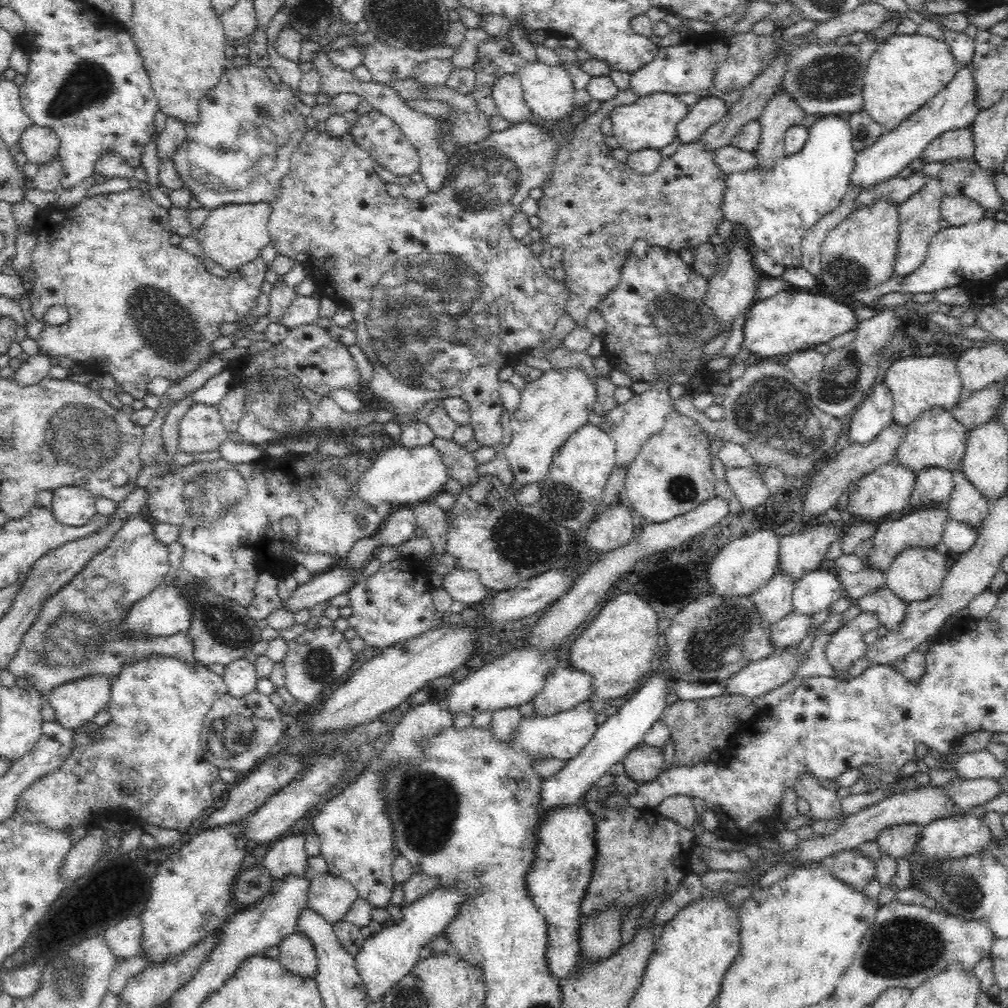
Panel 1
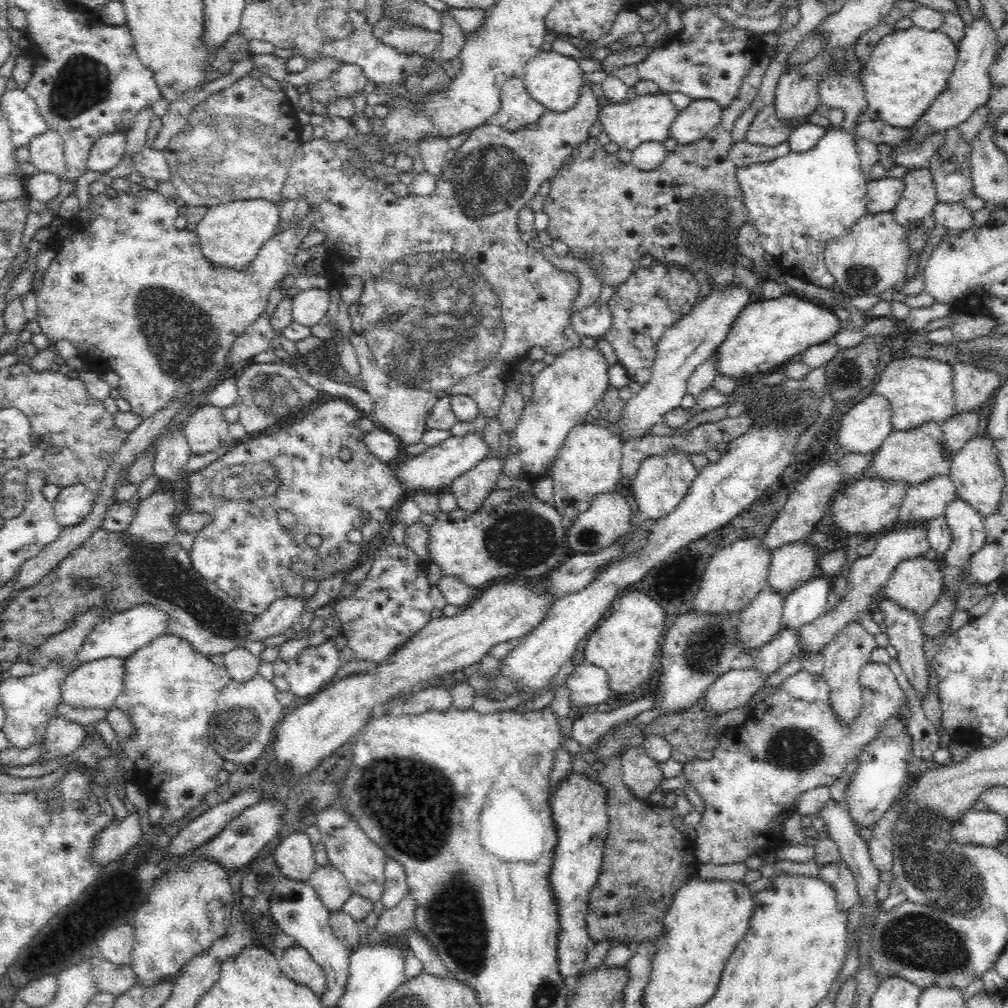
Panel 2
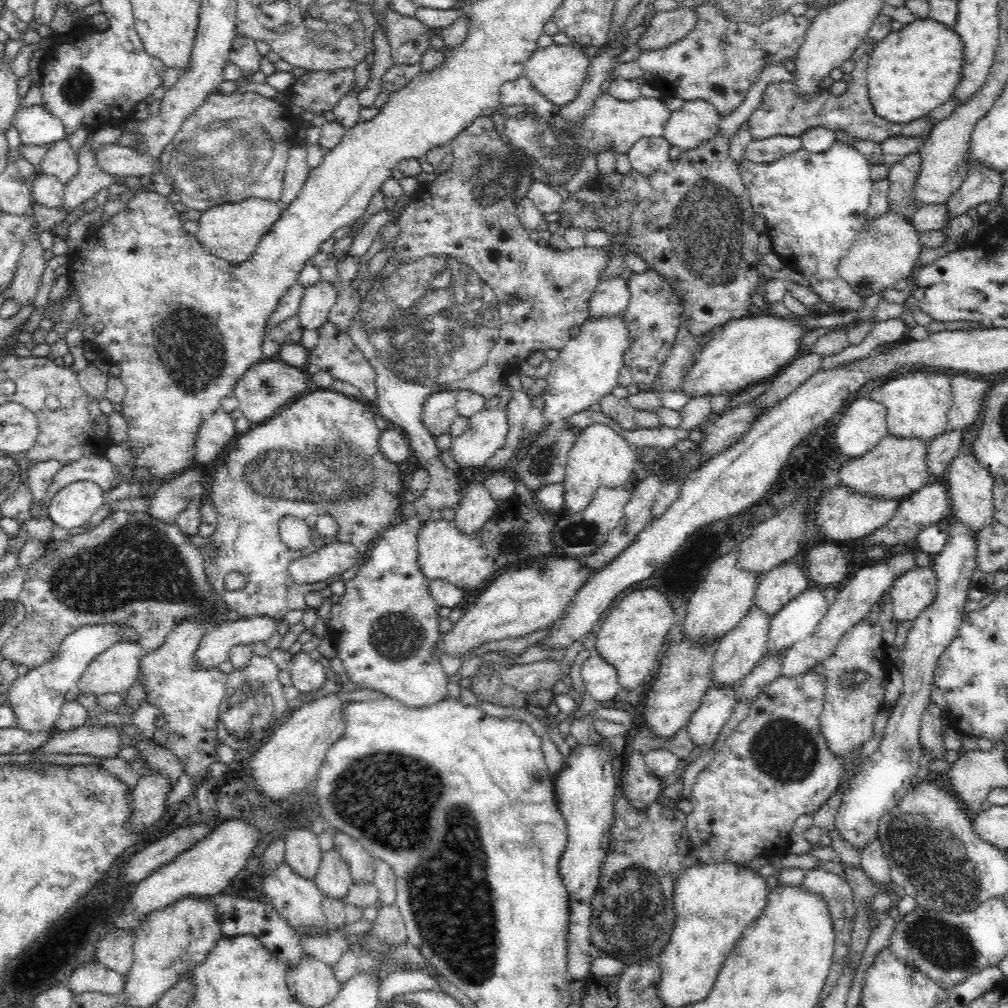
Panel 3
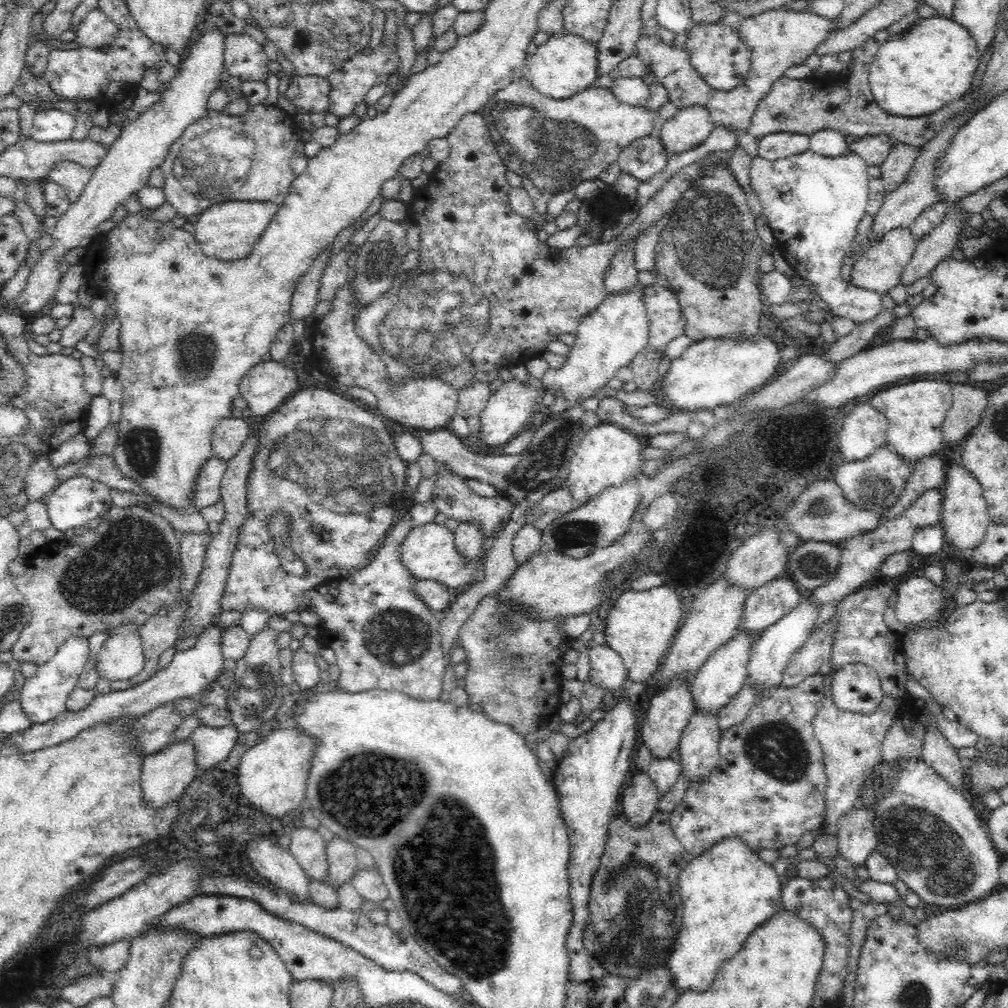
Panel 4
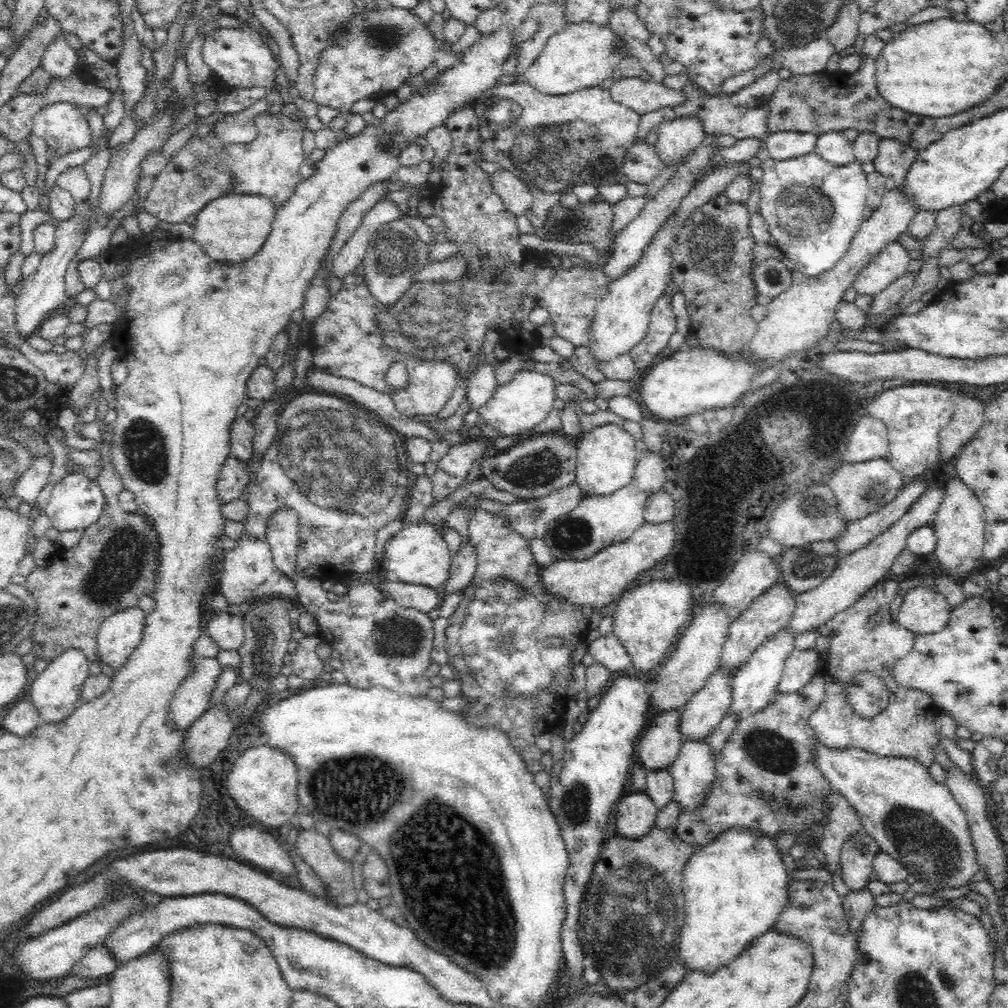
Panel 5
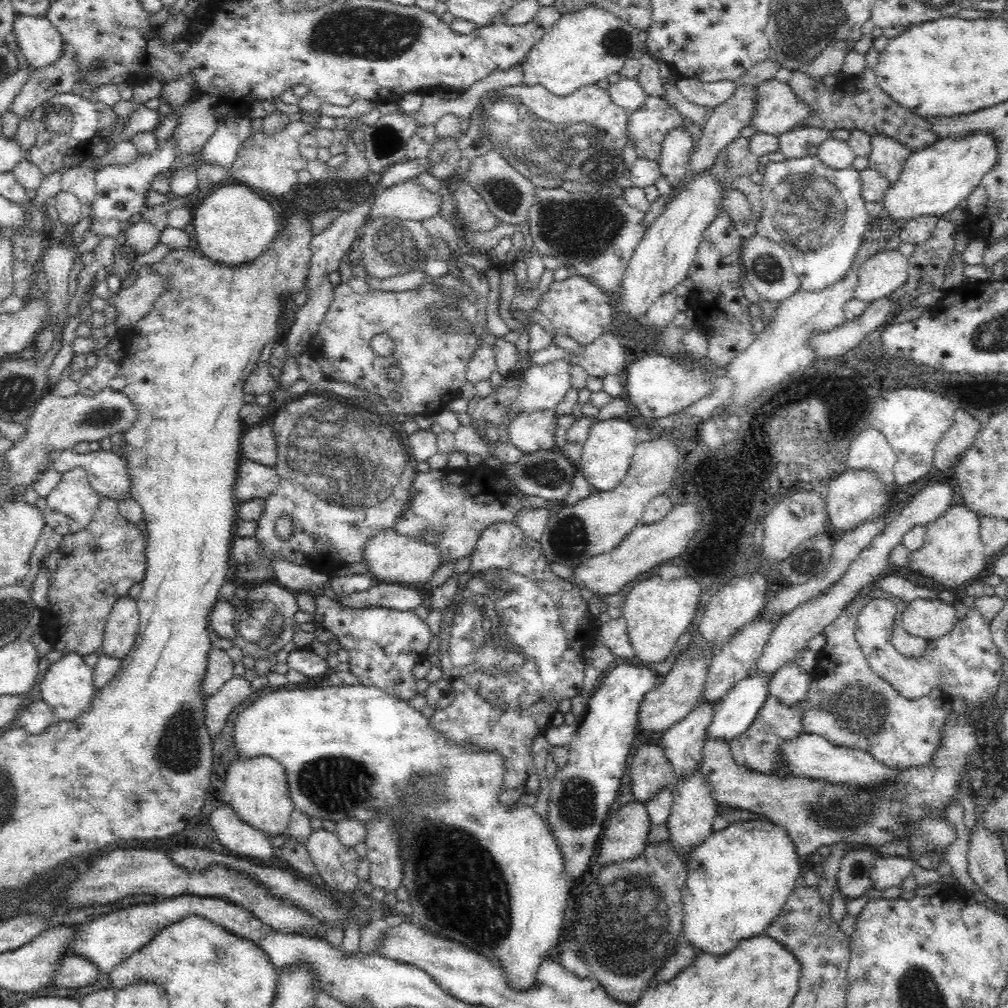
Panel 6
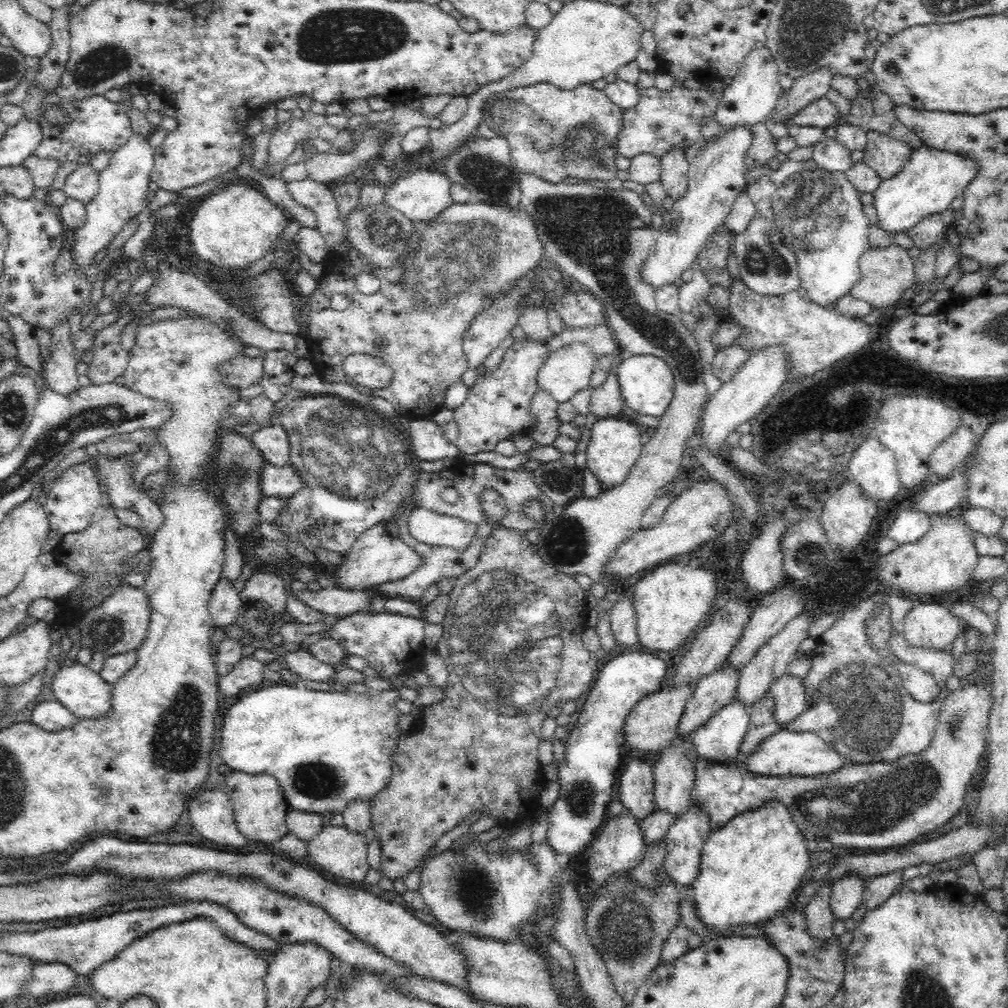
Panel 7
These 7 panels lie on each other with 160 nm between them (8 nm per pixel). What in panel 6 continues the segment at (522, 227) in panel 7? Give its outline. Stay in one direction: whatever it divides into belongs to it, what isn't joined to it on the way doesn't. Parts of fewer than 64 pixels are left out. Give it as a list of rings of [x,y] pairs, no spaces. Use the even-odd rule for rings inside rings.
[[[360,262],[352,267],[350,282],[346,286],[336,285],[334,302],[330,305],[330,310],[327,310],[326,318],[323,318],[323,322],[320,323],[318,332],[312,336],[307,355],[331,380],[347,382],[362,390],[366,389],[375,396],[379,396],[396,414],[418,414],[418,418],[434,419],[451,400],[458,398],[460,388],[467,382],[468,362],[471,362],[477,350],[475,334],[463,335],[455,331],[454,327],[447,330],[435,322],[431,312],[435,306],[453,305],[453,301],[436,292],[432,284],[424,284],[407,292],[382,292],[372,290],[372,287],[368,286],[366,275],[366,269]],[[383,333],[392,338],[394,346],[394,351],[388,357],[378,356],[372,349],[373,337]],[[394,364],[402,367],[401,383],[394,384],[386,377],[388,366]]]

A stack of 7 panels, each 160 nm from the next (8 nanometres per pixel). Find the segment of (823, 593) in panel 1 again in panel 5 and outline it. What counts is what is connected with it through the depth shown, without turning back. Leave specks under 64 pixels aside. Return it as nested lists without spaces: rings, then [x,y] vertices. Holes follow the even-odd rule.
[[[786,626],[776,634],[772,634],[768,641],[762,642],[758,649],[734,672],[731,680],[731,705],[729,714],[733,714],[736,718],[746,718],[751,714],[760,712],[764,706],[774,698],[777,693],[777,686],[780,682],[786,659],[791,655],[795,646],[796,634],[793,634],[789,627]]]

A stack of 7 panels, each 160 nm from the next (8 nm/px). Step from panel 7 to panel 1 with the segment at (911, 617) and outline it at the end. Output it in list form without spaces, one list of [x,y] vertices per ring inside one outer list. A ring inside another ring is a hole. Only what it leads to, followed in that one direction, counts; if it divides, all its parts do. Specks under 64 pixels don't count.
[[[908,546],[902,549],[902,552],[894,558],[892,564],[883,573],[884,584],[899,599],[908,602],[926,600],[935,594],[943,584],[946,573],[948,572],[948,562],[944,552],[933,548],[917,548],[917,546]]]

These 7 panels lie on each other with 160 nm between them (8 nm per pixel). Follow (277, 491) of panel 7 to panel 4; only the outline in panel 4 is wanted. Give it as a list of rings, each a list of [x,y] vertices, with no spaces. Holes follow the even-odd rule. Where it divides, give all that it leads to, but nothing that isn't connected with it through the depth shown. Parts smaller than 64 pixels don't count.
[[[212,457],[204,462],[204,466],[200,468],[200,473],[197,474],[196,482],[194,482],[190,508],[195,508],[196,511],[202,510],[219,501],[219,487],[224,470],[226,470],[226,461],[222,461],[222,459]]]

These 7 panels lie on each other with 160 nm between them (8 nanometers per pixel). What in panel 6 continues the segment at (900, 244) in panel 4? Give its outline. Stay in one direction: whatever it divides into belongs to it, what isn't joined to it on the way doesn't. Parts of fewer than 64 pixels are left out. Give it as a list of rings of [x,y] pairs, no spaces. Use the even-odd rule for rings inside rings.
[[[898,249],[882,250],[862,262],[854,298],[868,304],[890,297],[908,277],[907,258]]]

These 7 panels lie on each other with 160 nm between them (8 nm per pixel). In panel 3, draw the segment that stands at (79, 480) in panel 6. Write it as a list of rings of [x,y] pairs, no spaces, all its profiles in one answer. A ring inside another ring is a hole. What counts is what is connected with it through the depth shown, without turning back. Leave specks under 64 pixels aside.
[[[92,481],[72,482],[59,490],[48,506],[49,516],[62,528],[82,527],[102,506],[102,487]]]

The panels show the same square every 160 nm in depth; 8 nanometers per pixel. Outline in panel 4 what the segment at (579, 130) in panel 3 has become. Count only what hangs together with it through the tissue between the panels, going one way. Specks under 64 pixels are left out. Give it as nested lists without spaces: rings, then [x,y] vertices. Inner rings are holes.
[[[523,76],[500,90],[486,103],[480,112],[485,118],[489,134],[496,145],[497,152],[510,171],[523,178],[523,187],[533,200],[535,210],[542,218],[546,213],[556,217],[555,225],[560,230],[572,226],[578,219],[572,213],[562,211],[563,207],[574,197],[574,188],[585,180],[602,178],[610,166],[614,166],[621,150],[633,140],[657,134],[662,124],[659,113],[645,106],[630,106],[618,101],[609,89],[588,88],[568,99],[552,99],[535,90]],[[514,108],[528,108],[532,112],[530,122],[516,126],[516,120],[510,118]]]

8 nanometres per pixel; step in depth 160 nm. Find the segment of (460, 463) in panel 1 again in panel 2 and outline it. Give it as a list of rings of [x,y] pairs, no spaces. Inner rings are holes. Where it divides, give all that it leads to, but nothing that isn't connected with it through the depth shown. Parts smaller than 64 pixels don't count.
[[[502,432],[499,447],[499,450],[502,453],[500,458],[484,458],[480,460],[474,468],[470,468],[468,472],[462,472],[458,478],[454,478],[451,482],[451,493],[456,497],[458,506],[462,510],[465,510],[466,512],[474,512],[474,510],[478,510],[482,504],[482,500],[484,500],[484,498],[492,492],[492,489],[495,488],[498,477],[502,473],[503,462],[508,456],[511,456],[513,452],[514,445],[512,441],[513,439],[508,433]]]

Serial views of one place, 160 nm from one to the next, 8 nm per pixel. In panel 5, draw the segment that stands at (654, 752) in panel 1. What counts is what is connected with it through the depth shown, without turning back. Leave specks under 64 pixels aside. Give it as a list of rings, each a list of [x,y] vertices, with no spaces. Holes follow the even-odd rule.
[[[627,791],[617,804],[616,832],[622,839],[634,841],[649,834],[659,811],[645,791]]]

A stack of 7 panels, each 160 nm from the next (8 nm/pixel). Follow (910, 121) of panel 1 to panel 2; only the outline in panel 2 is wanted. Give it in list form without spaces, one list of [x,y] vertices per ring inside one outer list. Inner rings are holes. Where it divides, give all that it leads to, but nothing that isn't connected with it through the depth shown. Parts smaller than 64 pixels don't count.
[[[985,18],[974,19],[965,27],[965,35],[957,47],[957,61],[950,75],[949,82],[946,84],[946,89],[937,95],[935,101],[932,102],[929,108],[926,108],[921,118],[918,118],[918,121],[908,128],[910,134],[904,140],[900,140],[898,144],[891,146],[889,155],[892,157],[892,160],[900,151],[917,147],[933,134],[946,132],[966,122],[976,112],[978,107],[984,106],[988,102],[993,88],[992,83],[990,83],[988,70],[992,66],[992,62],[994,62],[994,52],[999,48],[997,33],[990,27]]]

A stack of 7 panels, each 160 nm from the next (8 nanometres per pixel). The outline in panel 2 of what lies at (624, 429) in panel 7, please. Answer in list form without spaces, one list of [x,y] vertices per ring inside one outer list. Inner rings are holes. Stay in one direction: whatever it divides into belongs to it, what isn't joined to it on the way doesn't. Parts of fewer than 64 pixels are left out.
[[[583,423],[576,426],[564,444],[558,449],[556,458],[548,470],[552,479],[552,498],[548,502],[570,524],[582,514],[600,493],[612,493],[620,489],[621,438],[600,425]]]

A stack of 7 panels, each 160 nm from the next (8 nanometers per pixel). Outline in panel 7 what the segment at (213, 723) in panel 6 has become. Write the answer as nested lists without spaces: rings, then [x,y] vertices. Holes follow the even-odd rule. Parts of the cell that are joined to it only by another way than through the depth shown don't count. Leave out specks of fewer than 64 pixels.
[[[258,654],[242,659],[226,675],[218,680],[218,701],[223,699],[233,699],[237,697],[242,690],[256,686],[263,680],[262,659]]]

